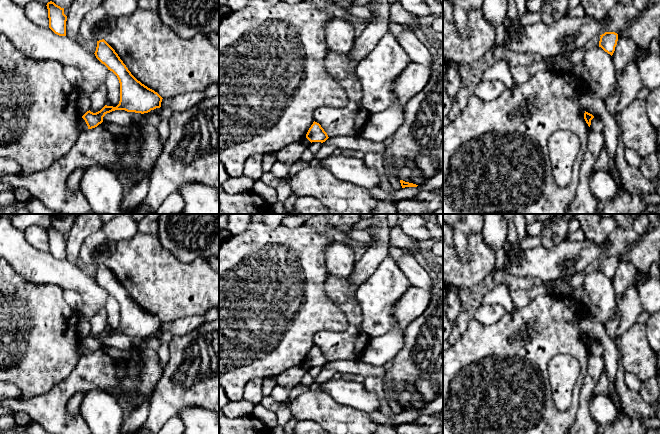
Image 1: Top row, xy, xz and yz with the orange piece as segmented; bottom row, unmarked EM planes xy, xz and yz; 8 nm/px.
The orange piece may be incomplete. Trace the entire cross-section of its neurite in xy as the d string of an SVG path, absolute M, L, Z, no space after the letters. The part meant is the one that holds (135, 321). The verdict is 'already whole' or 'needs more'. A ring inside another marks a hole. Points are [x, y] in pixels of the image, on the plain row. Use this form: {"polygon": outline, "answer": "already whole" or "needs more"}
{"polygon": "M104 264L97 265L96 282L112 295L120 307L120 325L116 331L105 329L100 335L87 335L82 342L88 353L97 351L103 346L103 341L115 334L127 336L148 337L161 331L162 321L154 314L138 305L128 294L115 274Z", "answer": "already whole"}

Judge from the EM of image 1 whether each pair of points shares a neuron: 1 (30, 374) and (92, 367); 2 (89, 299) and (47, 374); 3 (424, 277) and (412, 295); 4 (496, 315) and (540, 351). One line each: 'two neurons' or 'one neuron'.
1: two neurons
2: two neurons
3: two neurons
4: two neurons

